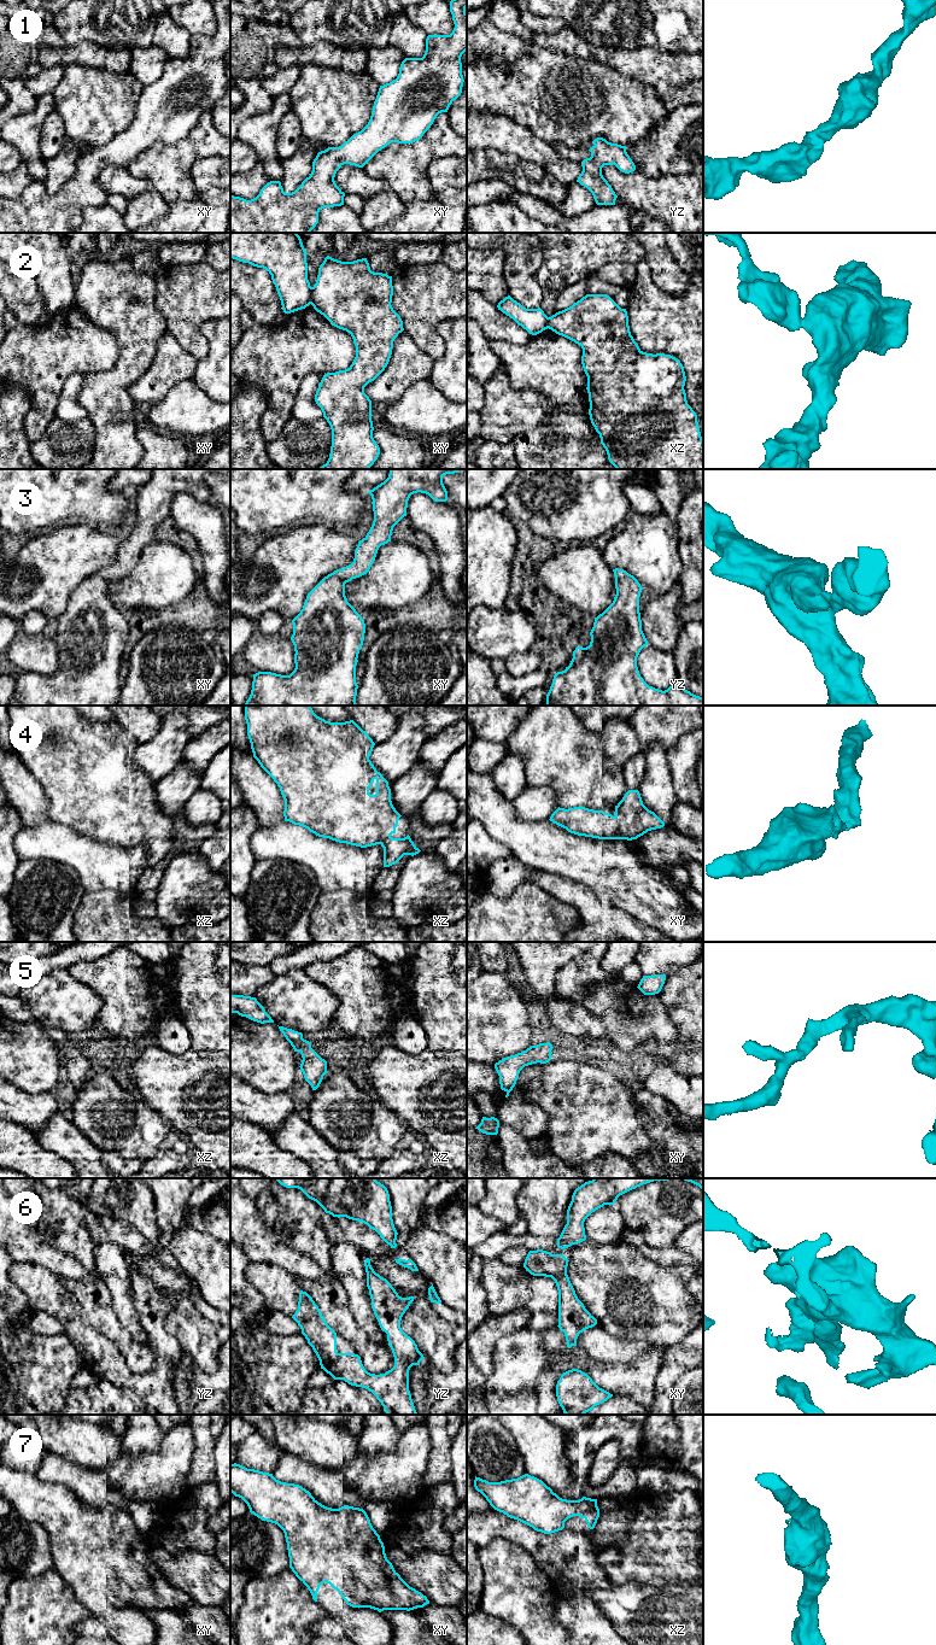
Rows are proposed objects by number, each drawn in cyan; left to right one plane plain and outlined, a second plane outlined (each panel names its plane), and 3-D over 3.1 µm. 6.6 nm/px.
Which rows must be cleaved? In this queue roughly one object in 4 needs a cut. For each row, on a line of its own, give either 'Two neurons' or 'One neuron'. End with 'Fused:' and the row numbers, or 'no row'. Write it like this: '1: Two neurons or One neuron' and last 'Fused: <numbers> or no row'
1: One neuron
2: Two neurons
3: One neuron
4: One neuron
5: One neuron
6: One neuron
7: One neuron
Fused: 2

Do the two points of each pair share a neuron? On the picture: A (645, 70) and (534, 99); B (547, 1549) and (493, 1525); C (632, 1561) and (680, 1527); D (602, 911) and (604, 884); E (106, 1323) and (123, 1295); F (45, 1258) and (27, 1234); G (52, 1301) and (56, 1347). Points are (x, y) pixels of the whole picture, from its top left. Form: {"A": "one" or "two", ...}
{"A": "two", "B": "one", "C": "one", "D": "two", "E": "two", "F": "one", "G": "two"}

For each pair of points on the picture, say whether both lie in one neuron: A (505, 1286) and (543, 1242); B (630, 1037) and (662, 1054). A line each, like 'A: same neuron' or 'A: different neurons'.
A: different neurons
B: same neuron

